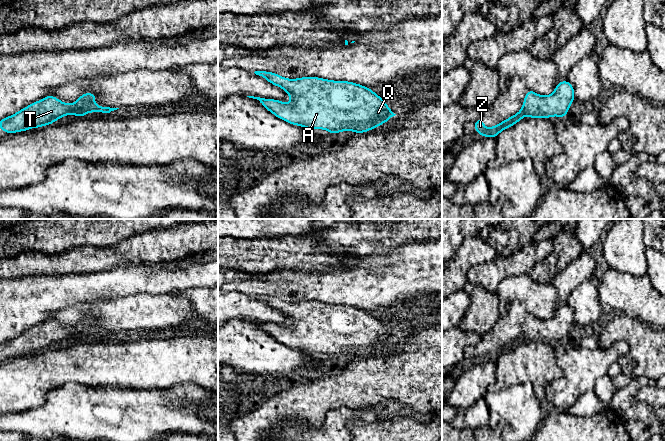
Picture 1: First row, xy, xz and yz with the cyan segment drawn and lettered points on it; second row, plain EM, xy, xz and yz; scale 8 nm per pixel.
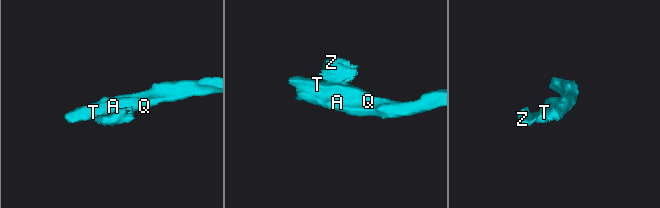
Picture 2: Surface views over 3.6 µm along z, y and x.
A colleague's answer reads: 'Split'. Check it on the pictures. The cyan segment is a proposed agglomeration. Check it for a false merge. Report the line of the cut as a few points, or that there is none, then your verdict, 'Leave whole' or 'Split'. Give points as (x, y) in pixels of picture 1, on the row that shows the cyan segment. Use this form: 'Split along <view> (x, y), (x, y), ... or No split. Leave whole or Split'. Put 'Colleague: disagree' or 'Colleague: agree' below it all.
Split along xy (85, 106), (78, 109), (74, 114). Split
Colleague: agree

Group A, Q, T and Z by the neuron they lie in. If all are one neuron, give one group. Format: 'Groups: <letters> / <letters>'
Groups: A Q T / Z

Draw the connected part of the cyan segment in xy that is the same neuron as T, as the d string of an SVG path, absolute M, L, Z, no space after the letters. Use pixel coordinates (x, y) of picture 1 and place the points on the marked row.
M83 93L74 104L66 104L58 98L48 95L45 98L31 103L29 106L0 120L0 129L13 134L26 131L33 127L40 128L53 124L57 119L68 114L75 114L78 109L92 104L96 100L95 93Z

